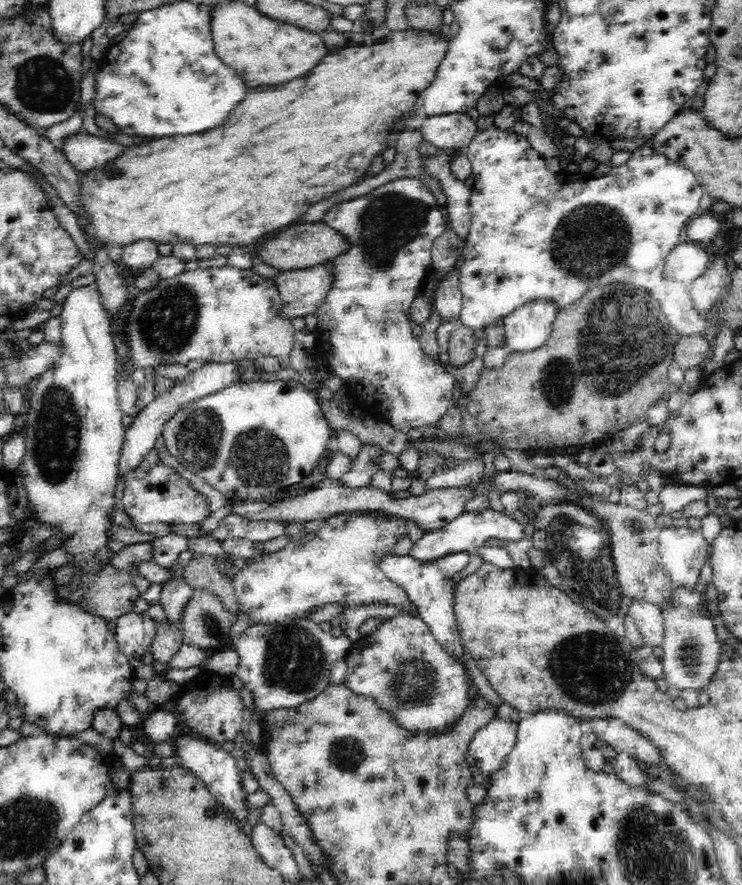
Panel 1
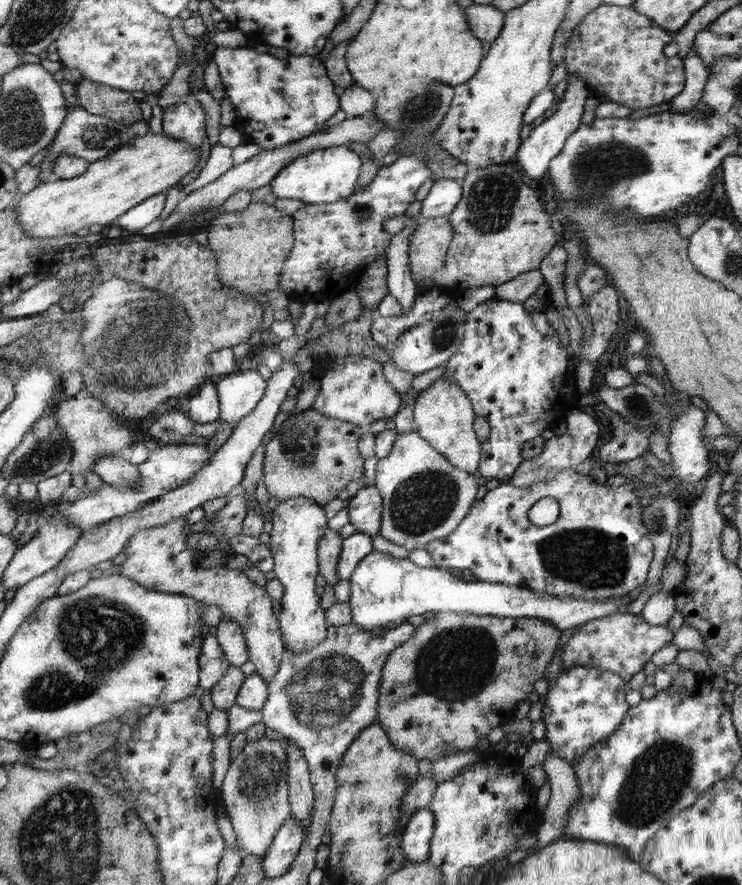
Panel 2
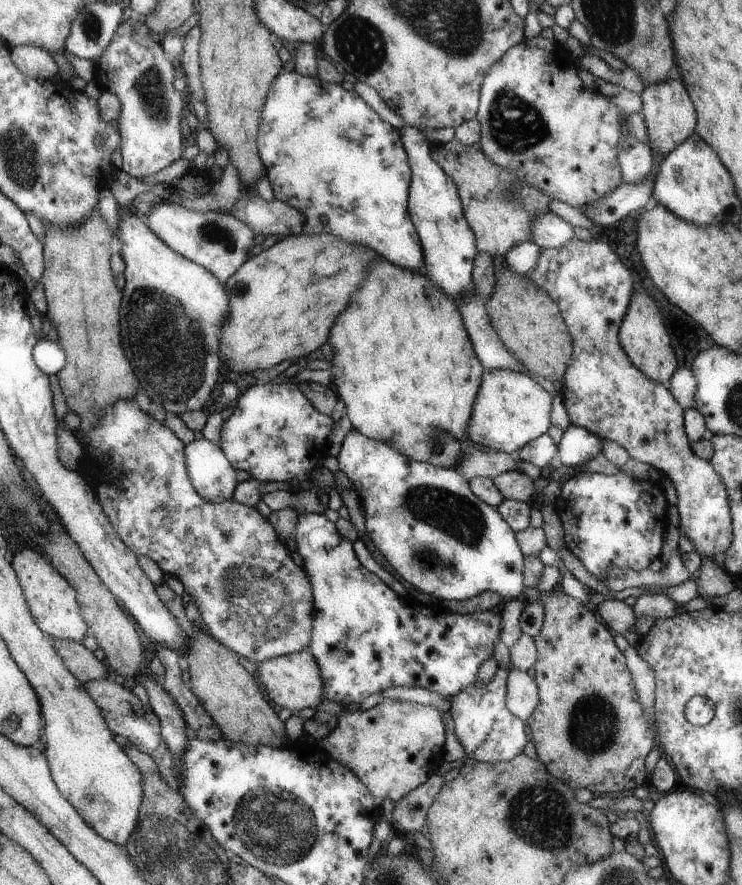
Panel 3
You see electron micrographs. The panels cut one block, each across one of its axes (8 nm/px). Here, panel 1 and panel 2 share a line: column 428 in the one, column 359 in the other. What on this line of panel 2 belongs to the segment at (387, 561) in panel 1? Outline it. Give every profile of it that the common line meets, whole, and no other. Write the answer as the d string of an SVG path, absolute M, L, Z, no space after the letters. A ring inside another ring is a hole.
M373 551L368 556L358 563L356 570L349 579L351 586L351 595L349 598L350 606L352 607L353 624L357 624L361 630L366 632L377 632L387 628L388 622L396 622L400 618L408 619L410 616L428 616L434 613L456 613L456 614L474 614L478 616L500 616L502 618L537 618L544 621L549 621L557 629L563 631L567 628L576 628L585 622L602 618L616 612L623 612L619 610L621 606L630 604L638 594L646 589L646 584L638 589L629 592L624 596L617 596L617 598L592 598L586 600L585 598L574 597L560 597L550 596L549 594L542 594L534 592L532 589L522 587L512 587L504 584L491 584L479 581L467 582L447 569L438 567L422 567L416 565L409 558L398 558L383 552Z

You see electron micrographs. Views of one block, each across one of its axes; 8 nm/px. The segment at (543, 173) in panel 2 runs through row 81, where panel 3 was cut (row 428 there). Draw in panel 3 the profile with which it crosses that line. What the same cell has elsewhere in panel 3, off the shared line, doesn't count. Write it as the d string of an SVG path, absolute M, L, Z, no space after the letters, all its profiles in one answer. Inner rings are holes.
M570 425L558 442L560 462L568 468L582 466L602 454L604 443L592 431Z

